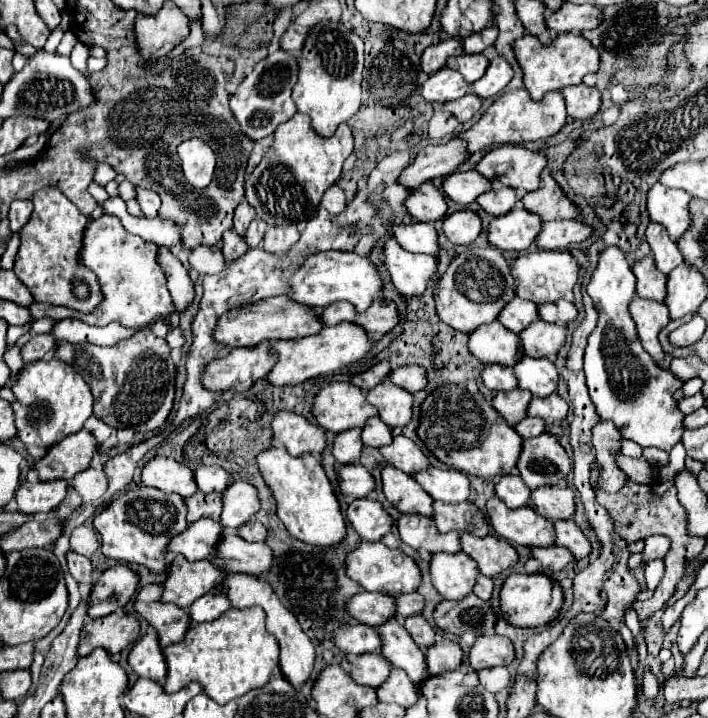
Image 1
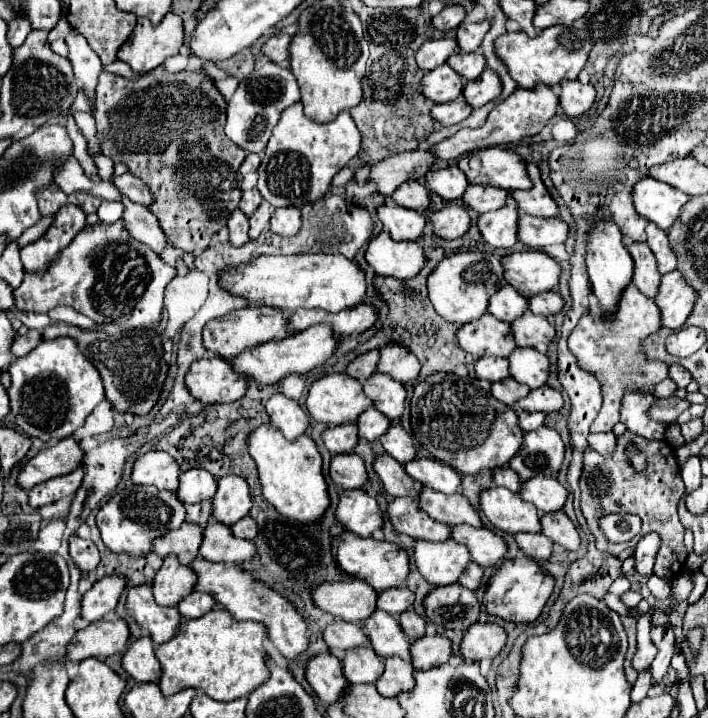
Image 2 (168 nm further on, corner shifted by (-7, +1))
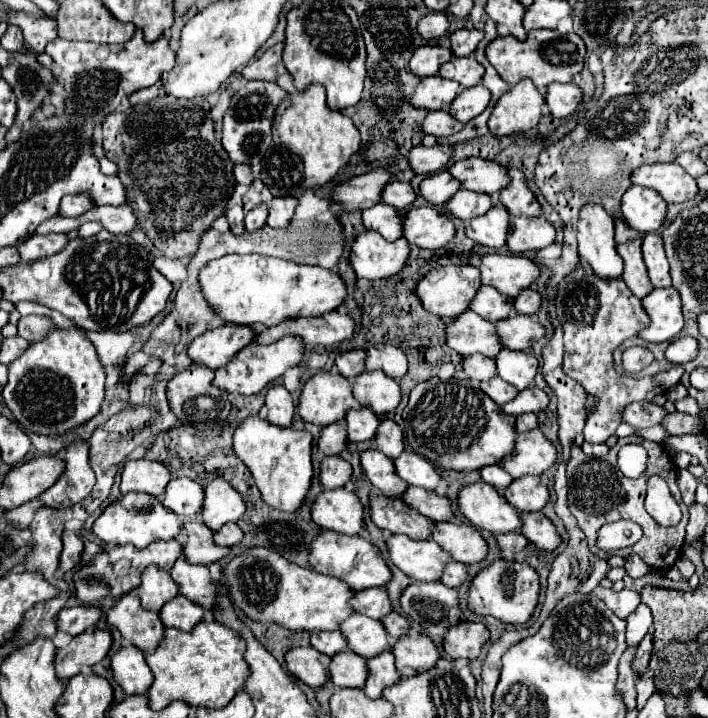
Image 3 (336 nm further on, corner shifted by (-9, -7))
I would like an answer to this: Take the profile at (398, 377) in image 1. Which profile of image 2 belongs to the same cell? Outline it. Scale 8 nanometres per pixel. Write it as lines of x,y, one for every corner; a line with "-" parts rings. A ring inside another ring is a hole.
386,344
380,348
378,372
390,374
398,382
412,382
420,374
418,358
400,344

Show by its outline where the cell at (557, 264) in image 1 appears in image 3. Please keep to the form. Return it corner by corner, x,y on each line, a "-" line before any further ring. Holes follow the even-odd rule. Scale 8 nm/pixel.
486,254
478,268
482,284
490,284
510,298
530,288
540,276
538,266
530,258
516,254

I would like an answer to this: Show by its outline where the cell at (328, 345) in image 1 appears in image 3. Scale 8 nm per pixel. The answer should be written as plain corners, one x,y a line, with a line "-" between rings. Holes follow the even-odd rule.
284,336
278,342
268,344
268,346
248,344
246,348
236,352
236,356
224,368
216,370
216,376
212,382
216,388
226,390
226,392
244,394
244,396
258,394
262,388
266,388
276,378
280,378
286,372
286,368
298,366
302,360
302,354
304,354
304,344
300,338
294,338
294,336

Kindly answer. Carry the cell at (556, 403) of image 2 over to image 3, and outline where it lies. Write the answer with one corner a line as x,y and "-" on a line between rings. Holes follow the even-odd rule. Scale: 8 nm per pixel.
524,388
522,392
518,392
518,396
514,400
510,400
508,404
502,406
504,412
512,414
512,416
518,416
518,414
524,414
524,412
540,412
548,406
548,396
546,392
542,392
540,388

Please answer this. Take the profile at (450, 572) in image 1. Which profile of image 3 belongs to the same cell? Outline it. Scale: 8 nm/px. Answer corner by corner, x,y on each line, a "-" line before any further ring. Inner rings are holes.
392,534
386,540
388,556
396,568
420,582
440,580
444,564
450,560
434,540
412,540
404,534

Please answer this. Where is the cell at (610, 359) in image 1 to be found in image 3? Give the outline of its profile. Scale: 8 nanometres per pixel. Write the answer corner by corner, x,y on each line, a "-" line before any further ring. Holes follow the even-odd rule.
584,204
578,216
578,254
602,278
618,278
624,270
616,254
614,218
600,204

